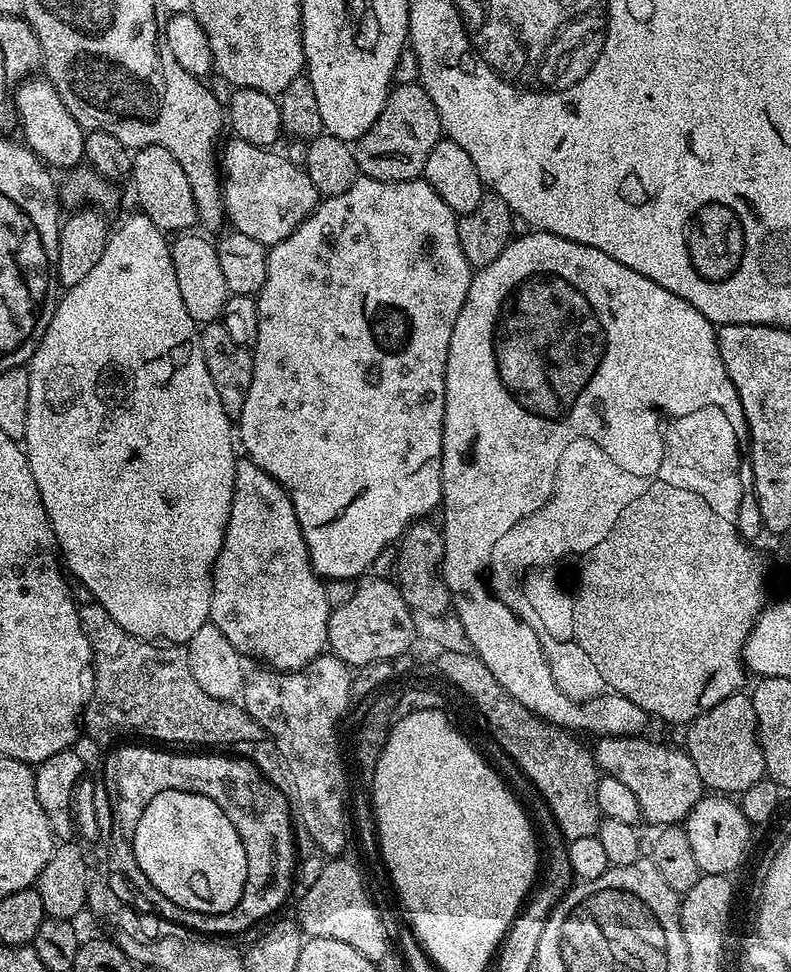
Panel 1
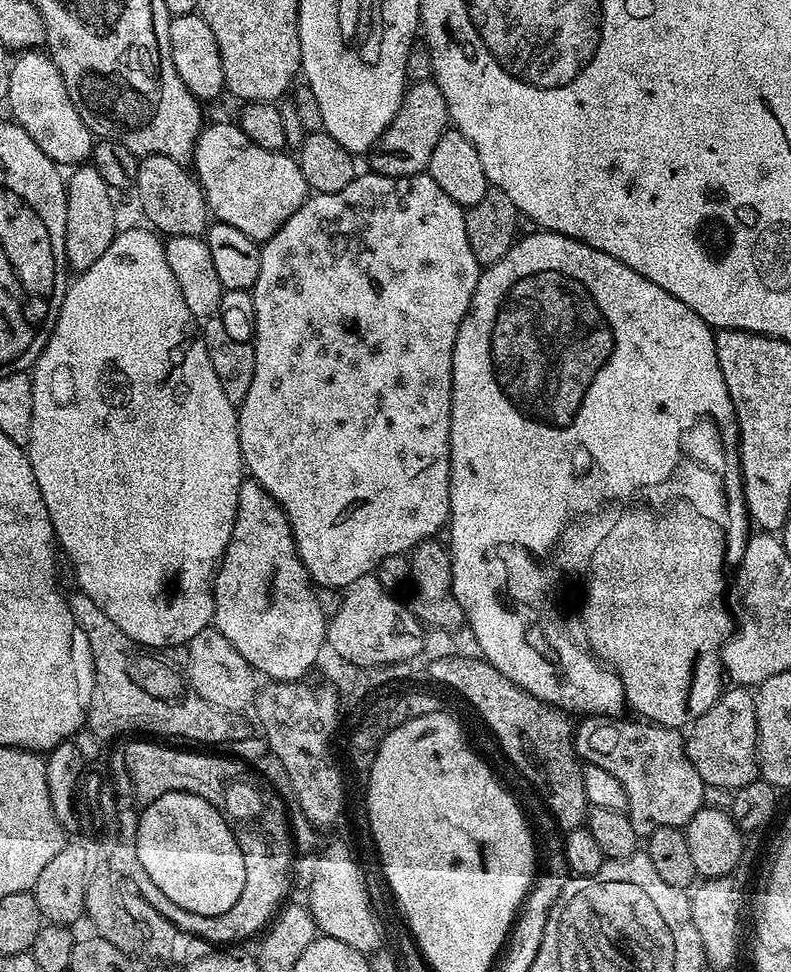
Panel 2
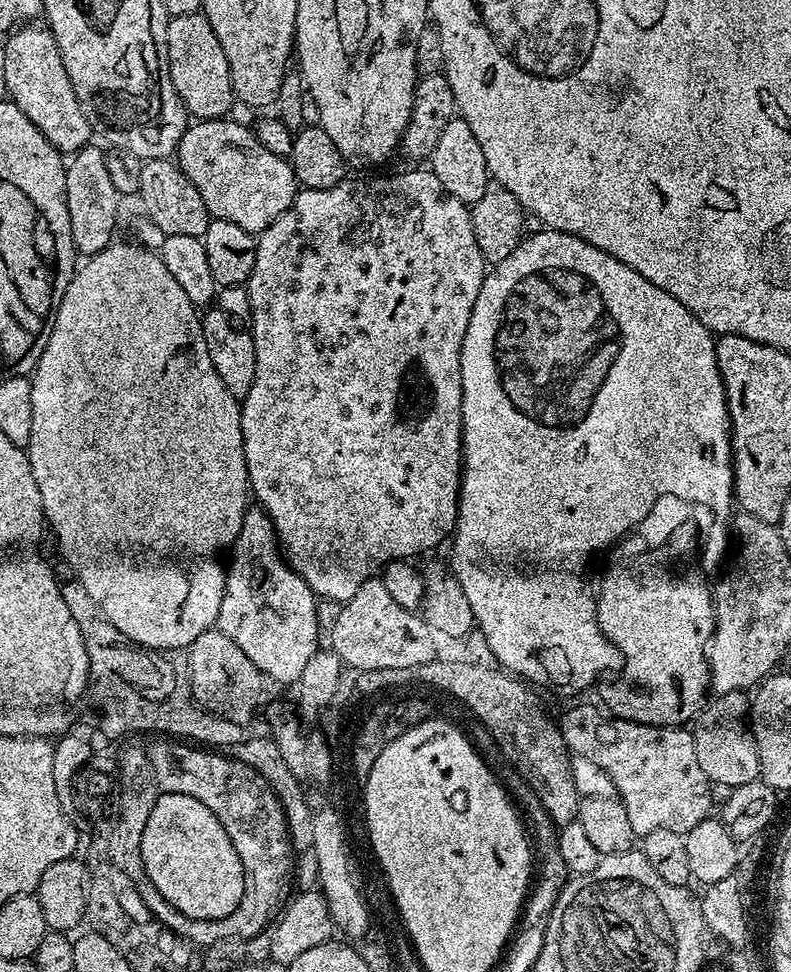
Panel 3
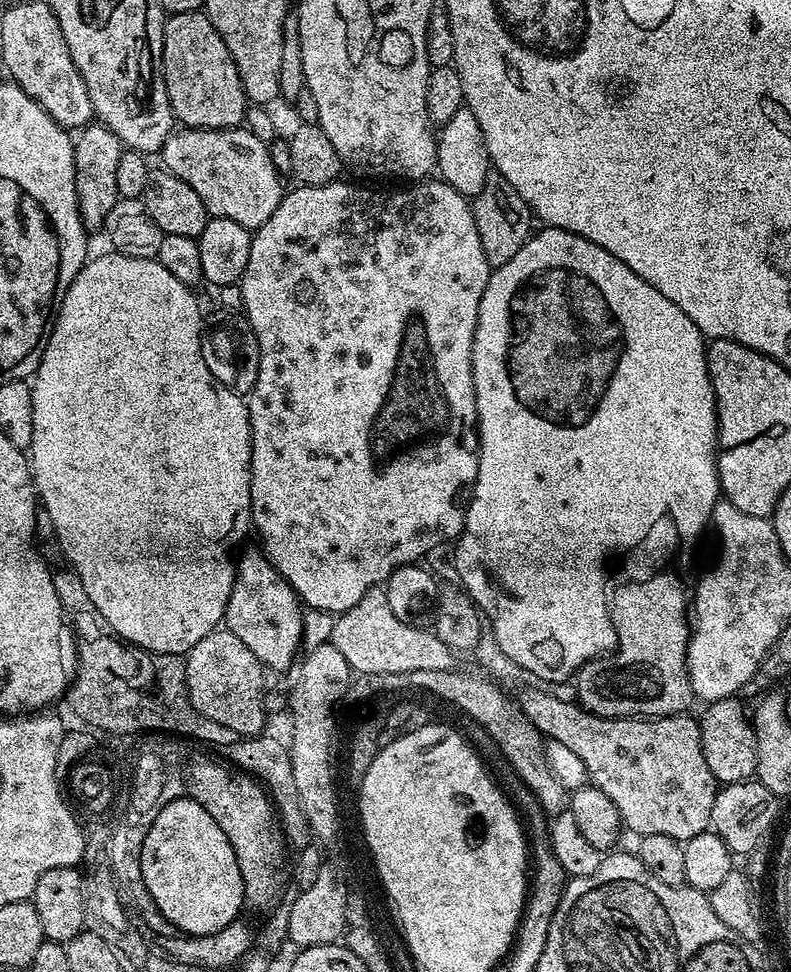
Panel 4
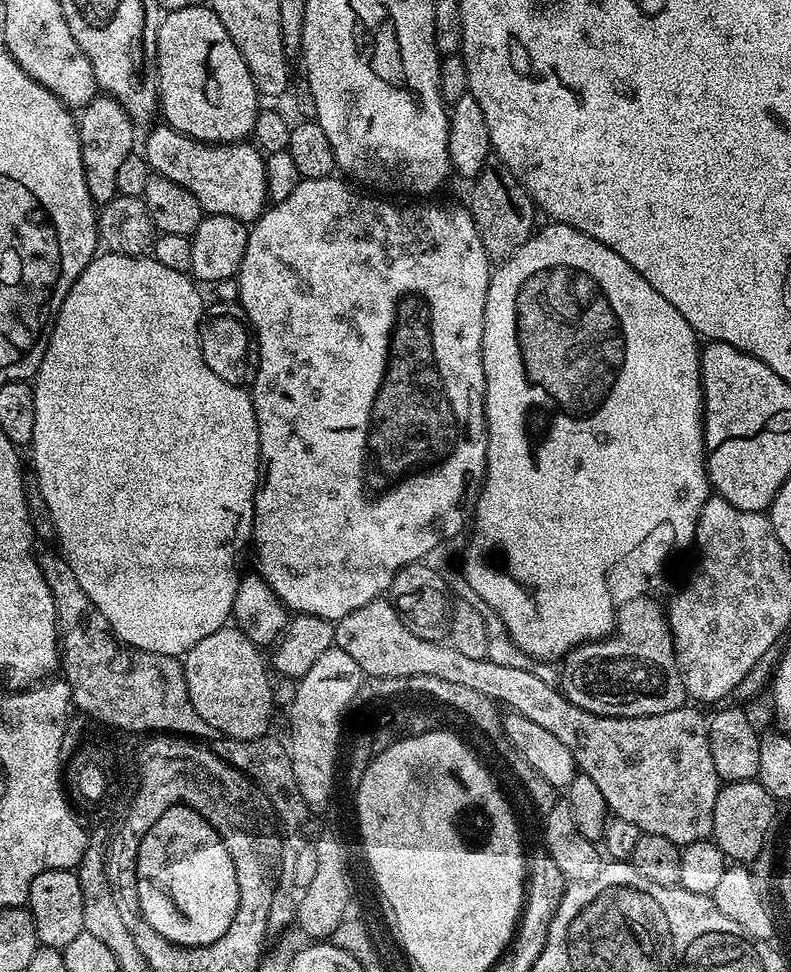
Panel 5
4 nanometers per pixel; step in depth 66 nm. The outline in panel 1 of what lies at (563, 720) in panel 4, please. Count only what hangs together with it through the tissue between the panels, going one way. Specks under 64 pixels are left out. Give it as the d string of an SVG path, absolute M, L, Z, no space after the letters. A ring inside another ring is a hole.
M647 735L600 736L594 744L597 769L605 776L618 778L627 786L630 794L638 798L640 815L655 826L683 825L694 806L705 795L706 789L694 762L687 751L667 748L656 740L647 740Z

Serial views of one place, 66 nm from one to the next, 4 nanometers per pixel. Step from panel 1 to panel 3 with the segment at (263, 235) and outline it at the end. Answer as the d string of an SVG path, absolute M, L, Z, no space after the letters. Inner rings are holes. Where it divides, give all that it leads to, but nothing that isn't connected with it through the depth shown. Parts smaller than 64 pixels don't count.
M232 119L196 120L189 123L176 148L174 159L180 165L182 174L194 182L194 190L198 190L202 202L206 202L211 219L234 222L234 226L242 226L242 230L259 234L265 232L294 202L298 191L296 175L285 157L270 154L270 150L258 142L255 131L249 125L247 128Z

